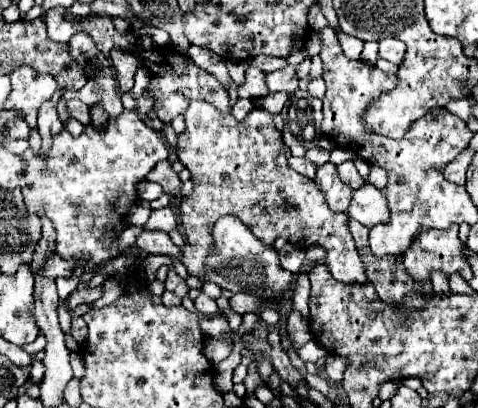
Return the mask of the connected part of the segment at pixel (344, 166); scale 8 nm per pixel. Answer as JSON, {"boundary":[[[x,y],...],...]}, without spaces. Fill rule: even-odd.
{"boundary":[[[346,160],[346,162],[338,164],[338,174],[340,174],[340,180],[346,182],[348,186],[352,186],[352,188],[360,188],[364,184],[364,178],[358,174],[352,160]]]}

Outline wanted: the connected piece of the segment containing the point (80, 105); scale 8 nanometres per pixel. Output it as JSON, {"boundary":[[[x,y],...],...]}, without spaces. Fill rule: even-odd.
{"boundary":[[[80,100],[68,102],[68,114],[70,114],[70,118],[76,118],[82,124],[90,124],[90,108]]]}

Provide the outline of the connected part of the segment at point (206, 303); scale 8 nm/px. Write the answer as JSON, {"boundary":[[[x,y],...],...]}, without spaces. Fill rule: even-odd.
{"boundary":[[[200,294],[200,296],[194,300],[194,306],[196,306],[196,310],[202,312],[202,314],[214,314],[214,312],[218,312],[216,302],[214,302],[212,298],[208,298],[206,294]]]}

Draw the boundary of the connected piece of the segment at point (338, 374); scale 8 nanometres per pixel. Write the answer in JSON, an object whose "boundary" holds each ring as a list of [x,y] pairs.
{"boundary":[[[330,354],[330,356],[326,358],[328,378],[334,380],[334,382],[340,382],[340,380],[342,380],[342,374],[344,374],[344,370],[346,370],[346,366],[348,366],[348,360],[344,360],[344,358],[336,356],[336,354]]]}

